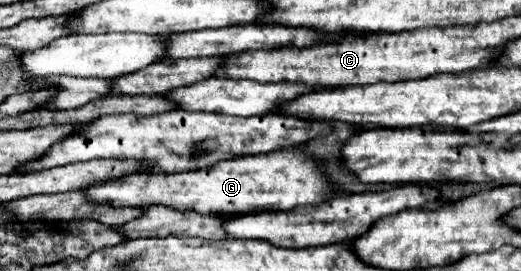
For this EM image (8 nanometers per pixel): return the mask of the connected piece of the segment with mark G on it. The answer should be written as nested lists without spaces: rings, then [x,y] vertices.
[[[299,148],[289,150],[277,150],[269,154],[257,154],[247,158],[235,158],[231,162],[219,162],[211,166],[211,170],[193,170],[187,174],[131,174],[131,178],[115,178],[115,182],[99,182],[99,186],[87,186],[81,190],[89,202],[95,204],[107,204],[113,208],[147,208],[155,204],[163,204],[167,208],[179,210],[179,212],[197,212],[207,216],[237,216],[237,214],[257,214],[263,210],[291,210],[295,206],[305,204],[319,204],[323,198],[331,192],[331,186],[323,174],[323,170],[311,160],[311,156],[303,154]]]

